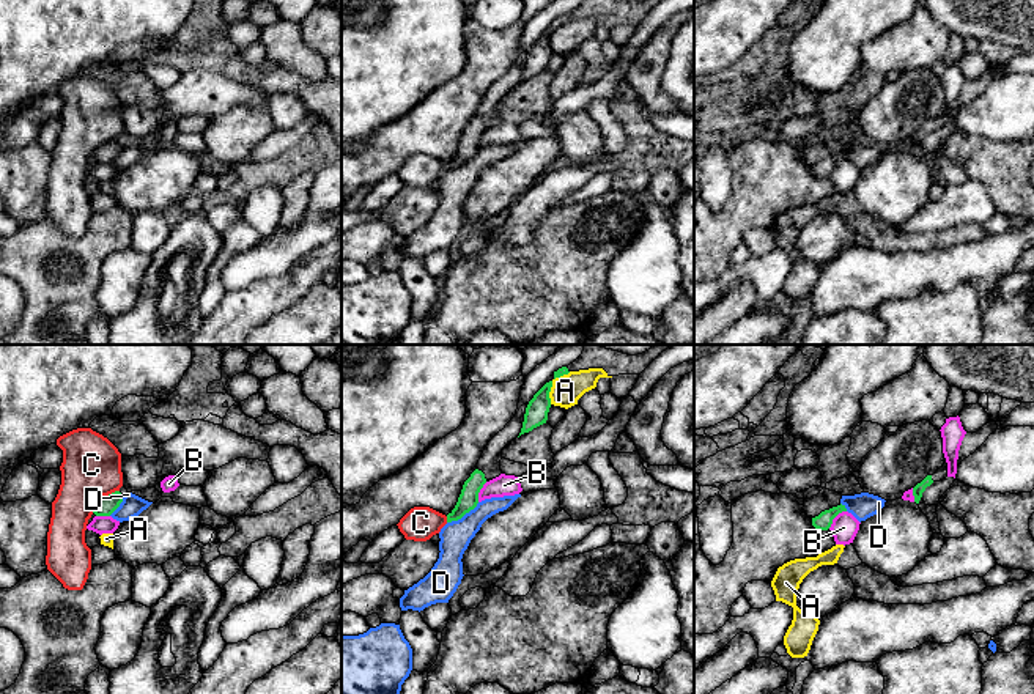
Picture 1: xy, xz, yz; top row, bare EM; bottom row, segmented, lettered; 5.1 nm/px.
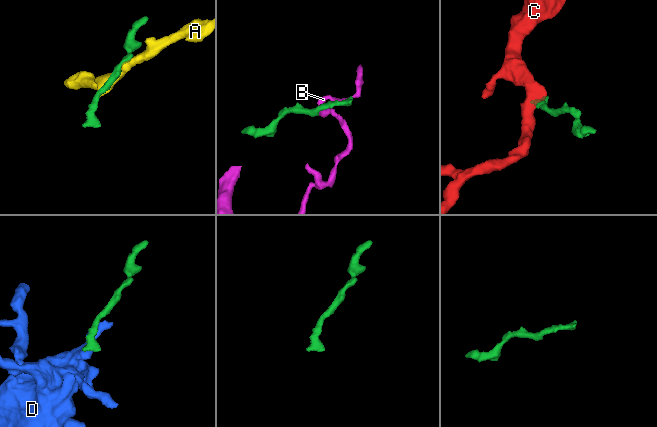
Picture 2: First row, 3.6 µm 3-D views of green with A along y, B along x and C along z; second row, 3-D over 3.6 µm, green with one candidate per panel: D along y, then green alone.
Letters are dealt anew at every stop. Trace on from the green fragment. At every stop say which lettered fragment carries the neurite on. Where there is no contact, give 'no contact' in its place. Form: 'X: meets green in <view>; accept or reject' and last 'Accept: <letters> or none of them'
A: meets green in xz; reject
B: meets green in yz; reject
C: meets green in xy; reject
D: meets green in xz; reject
Accept: none of them

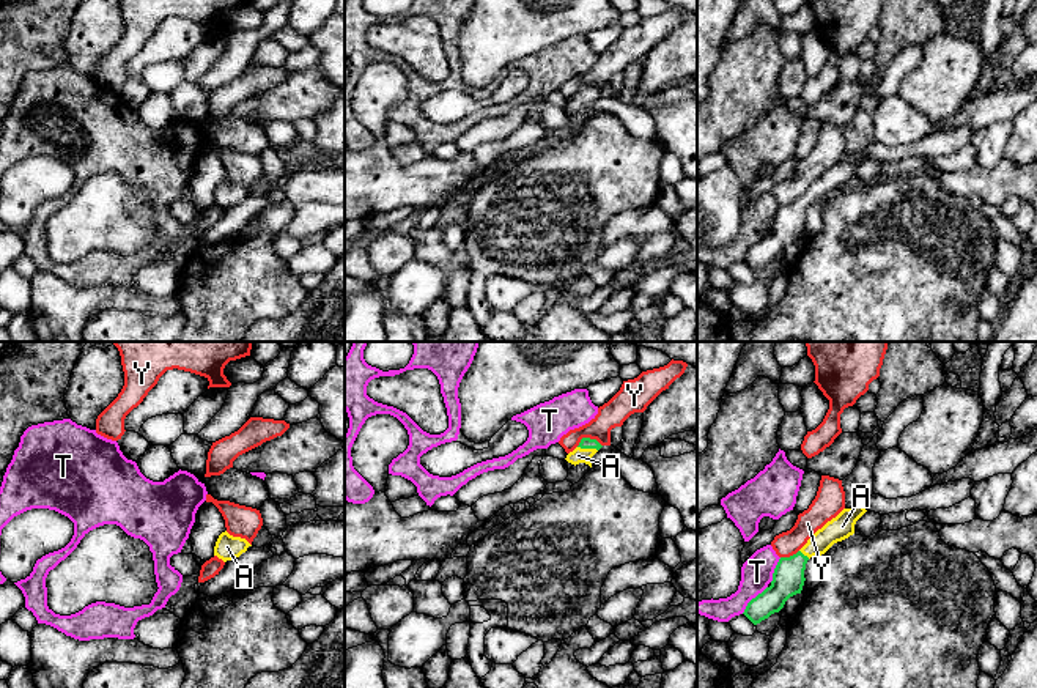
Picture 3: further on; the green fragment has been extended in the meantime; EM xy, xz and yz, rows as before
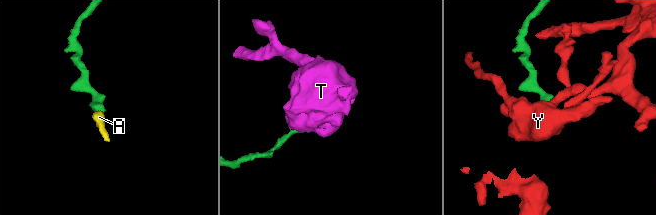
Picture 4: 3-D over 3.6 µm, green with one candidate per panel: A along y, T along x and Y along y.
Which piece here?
A: meets green in xz; accept
T: meets green in yz; reject
Y: meets green in xz; reject
Accept: A

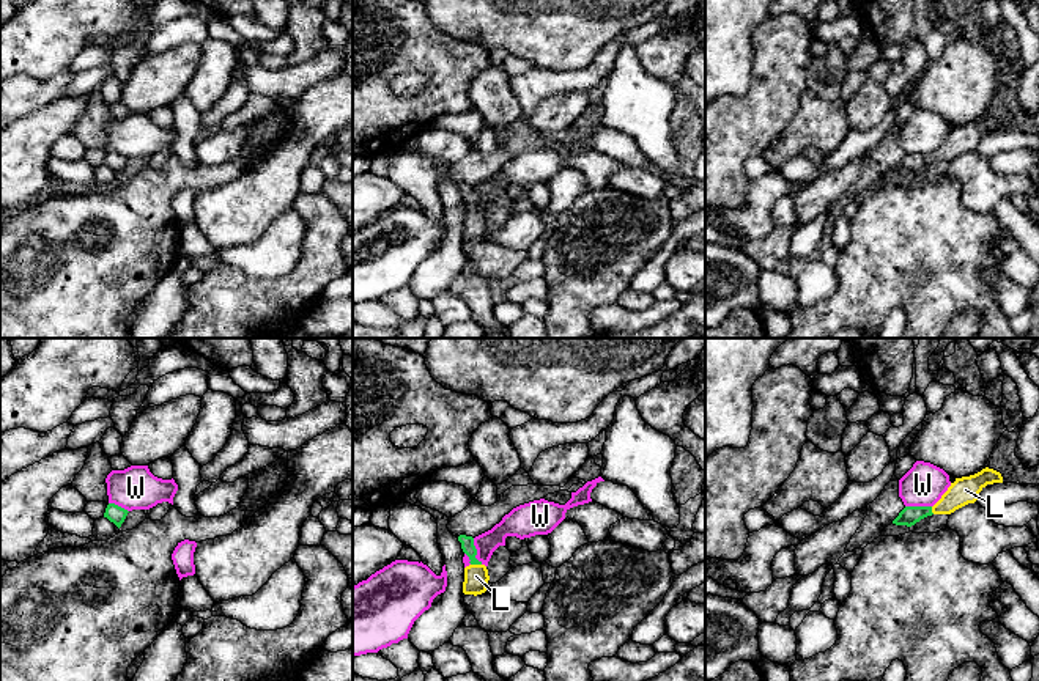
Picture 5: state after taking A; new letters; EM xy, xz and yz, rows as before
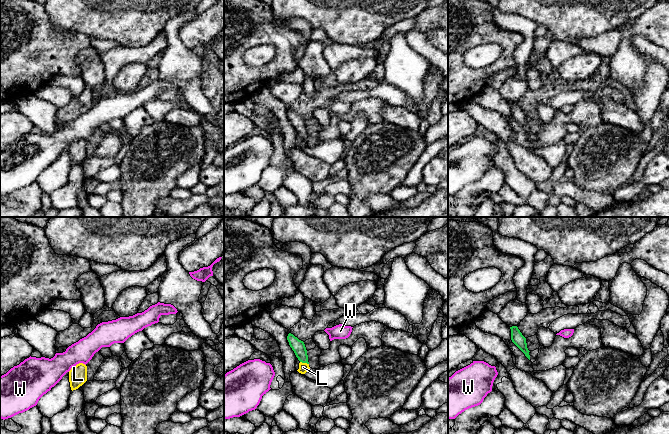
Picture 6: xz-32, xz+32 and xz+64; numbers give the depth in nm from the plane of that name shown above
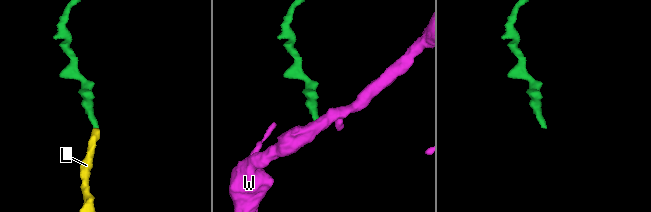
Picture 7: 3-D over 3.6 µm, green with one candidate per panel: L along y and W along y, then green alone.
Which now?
L: meets green in xz; accept
W: meets green in xz; reject
Accept: L

